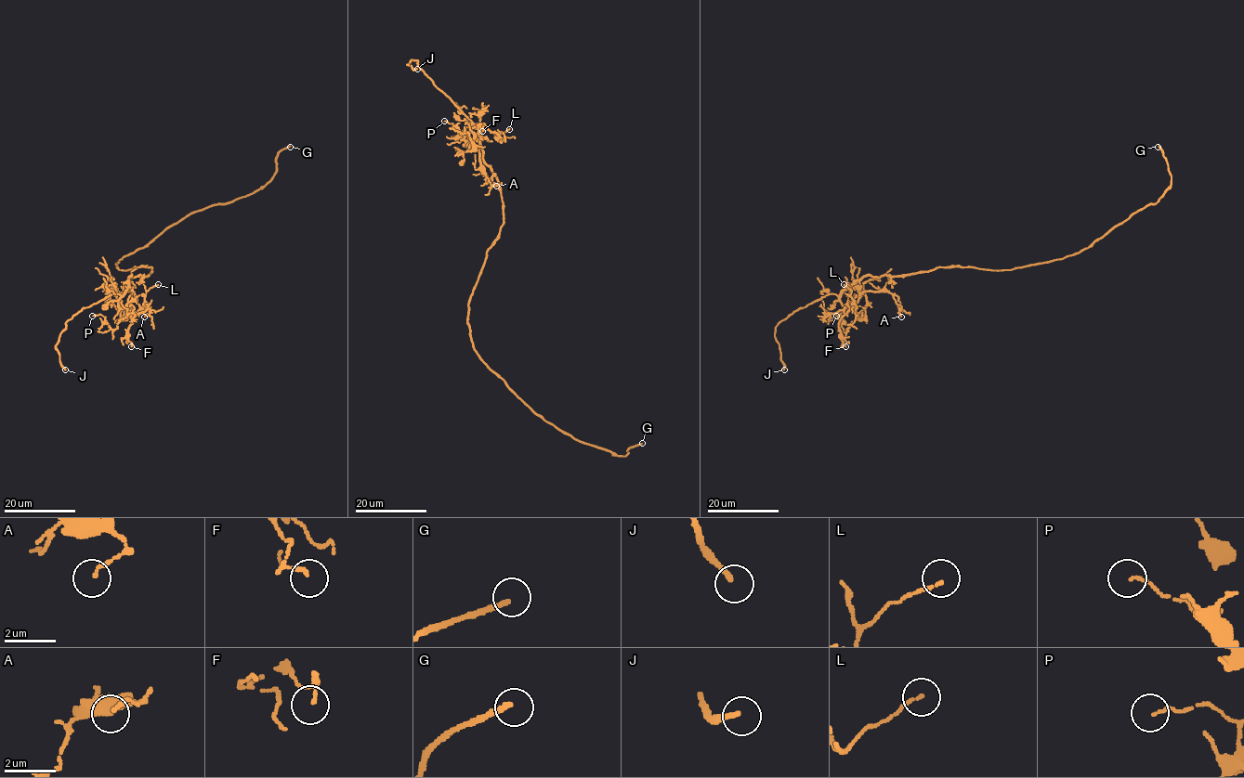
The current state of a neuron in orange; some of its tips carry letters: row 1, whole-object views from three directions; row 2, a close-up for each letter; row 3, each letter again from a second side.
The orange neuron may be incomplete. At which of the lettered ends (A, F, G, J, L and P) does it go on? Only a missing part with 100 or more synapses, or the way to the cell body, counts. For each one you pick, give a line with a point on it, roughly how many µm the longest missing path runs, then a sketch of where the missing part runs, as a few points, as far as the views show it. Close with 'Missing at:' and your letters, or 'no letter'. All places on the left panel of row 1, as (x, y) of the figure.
G: place (290, 147); missing 45 µm
J: place (65, 369); missing 60 µm; course (65, 369), (81, 376), (111, 368), (163, 343), (185, 325), (202, 320), (209, 307)
Missing at: G, J

